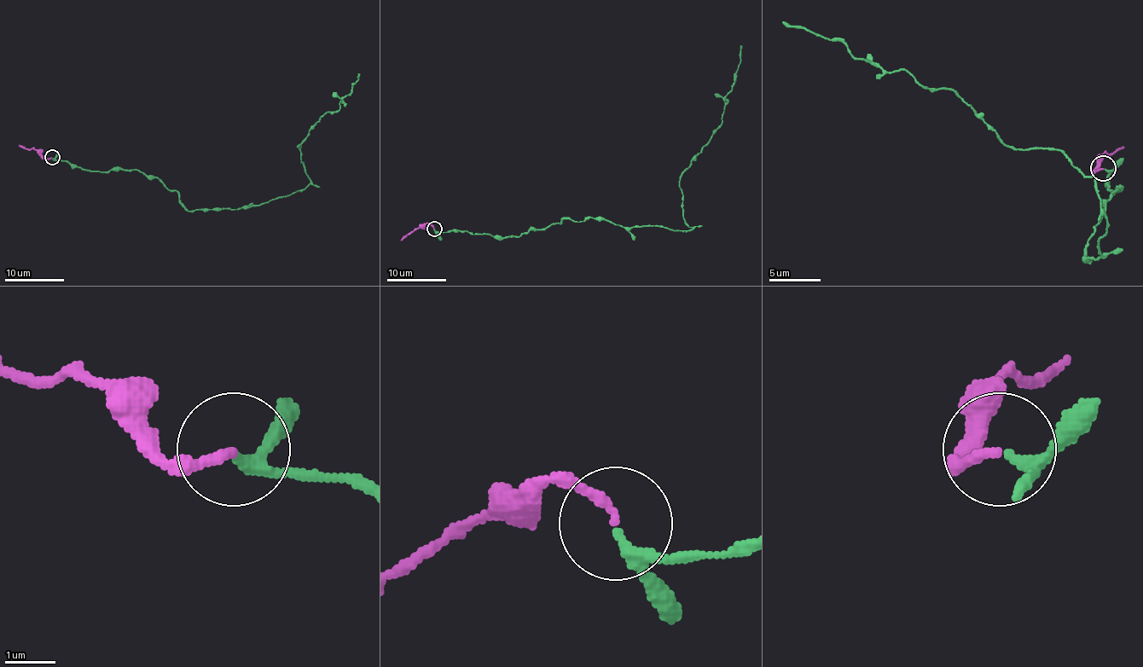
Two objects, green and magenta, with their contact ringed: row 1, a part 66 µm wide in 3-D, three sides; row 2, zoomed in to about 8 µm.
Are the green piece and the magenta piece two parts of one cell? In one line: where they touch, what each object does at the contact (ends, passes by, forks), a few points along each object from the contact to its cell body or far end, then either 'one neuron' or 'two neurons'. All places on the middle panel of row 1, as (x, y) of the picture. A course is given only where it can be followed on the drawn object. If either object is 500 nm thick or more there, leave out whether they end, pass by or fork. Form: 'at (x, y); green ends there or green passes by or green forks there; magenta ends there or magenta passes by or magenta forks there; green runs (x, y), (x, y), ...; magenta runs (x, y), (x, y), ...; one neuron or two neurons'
at (434, 229); green passes by; magenta ends there; green runs (433, 229), (503, 238), (594, 217), (689, 230), (679, 176), (722, 122), (741, 45); magenta runs (433, 229), (429, 224), (421, 224), (401, 240); one neuron

